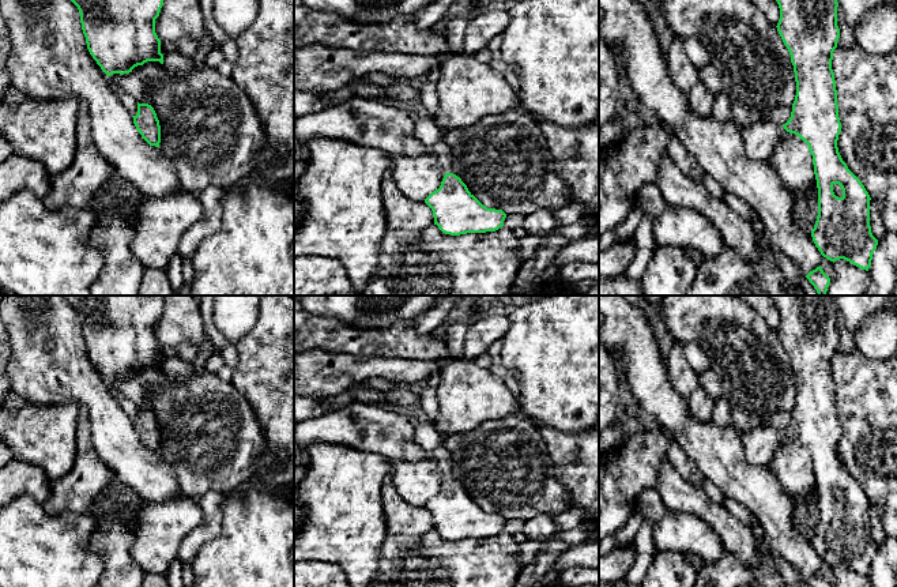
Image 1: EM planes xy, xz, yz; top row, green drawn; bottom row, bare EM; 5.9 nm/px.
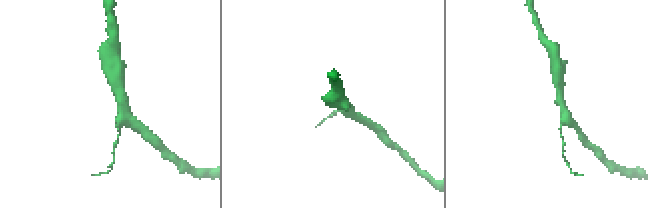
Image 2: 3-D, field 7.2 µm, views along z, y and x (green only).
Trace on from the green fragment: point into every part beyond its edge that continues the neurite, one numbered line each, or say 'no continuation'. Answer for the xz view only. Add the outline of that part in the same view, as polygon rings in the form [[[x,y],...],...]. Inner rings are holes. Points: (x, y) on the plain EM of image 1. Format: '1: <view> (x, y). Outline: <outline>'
1: xz (443, 456). Outline: [[[441,443],[441,444],[436,448],[434,462],[437,463],[441,474],[442,474],[445,478],[451,478],[451,475],[452,475],[451,452],[445,448],[444,443]]]

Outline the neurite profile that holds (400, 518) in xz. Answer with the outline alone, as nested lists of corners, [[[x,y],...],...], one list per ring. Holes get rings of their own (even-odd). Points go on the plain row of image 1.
[[[391,473],[382,481],[381,498],[388,534],[421,537],[434,528],[433,516],[425,507],[411,505],[399,496]]]

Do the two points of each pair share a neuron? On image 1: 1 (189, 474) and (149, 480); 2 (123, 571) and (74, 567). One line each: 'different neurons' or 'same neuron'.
1: different neurons
2: different neurons

